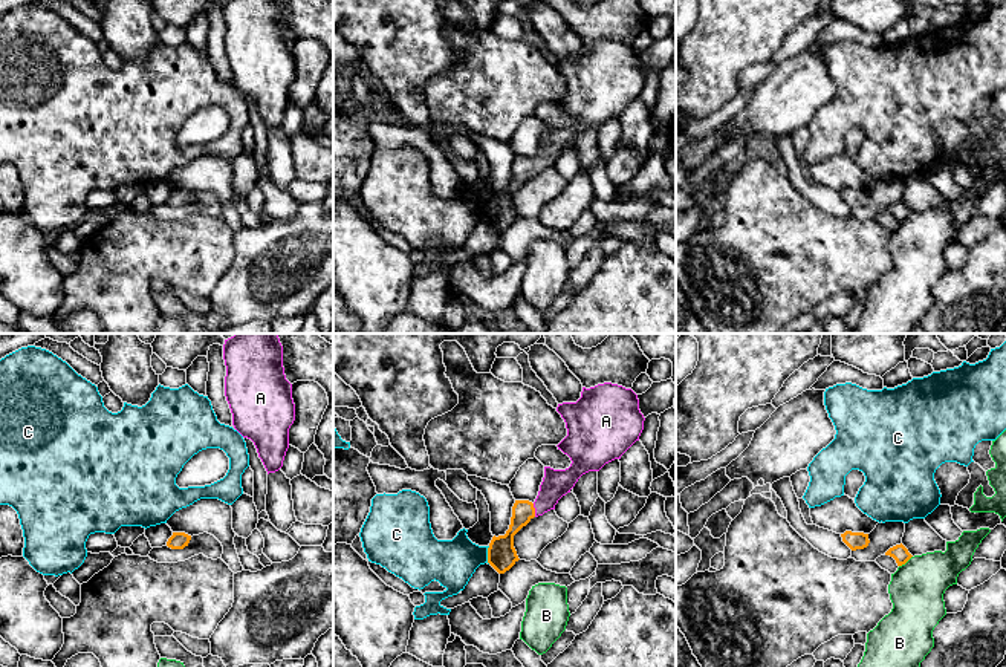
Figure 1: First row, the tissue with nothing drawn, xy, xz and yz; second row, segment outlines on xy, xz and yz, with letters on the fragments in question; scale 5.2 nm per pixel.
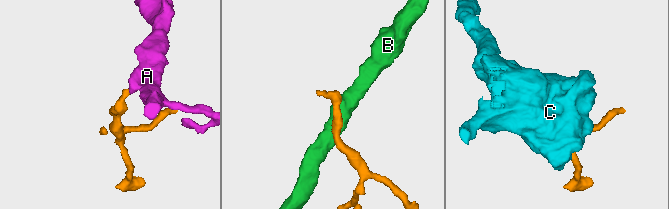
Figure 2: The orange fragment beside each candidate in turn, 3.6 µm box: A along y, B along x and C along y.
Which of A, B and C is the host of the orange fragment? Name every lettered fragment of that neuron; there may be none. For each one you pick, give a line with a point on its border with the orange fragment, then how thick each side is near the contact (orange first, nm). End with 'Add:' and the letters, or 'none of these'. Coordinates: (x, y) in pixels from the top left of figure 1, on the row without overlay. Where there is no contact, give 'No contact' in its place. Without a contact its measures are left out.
A: Touches orange at xz (534, 167). Thickness 110 nm (orange) against 150 nm
Add: A

